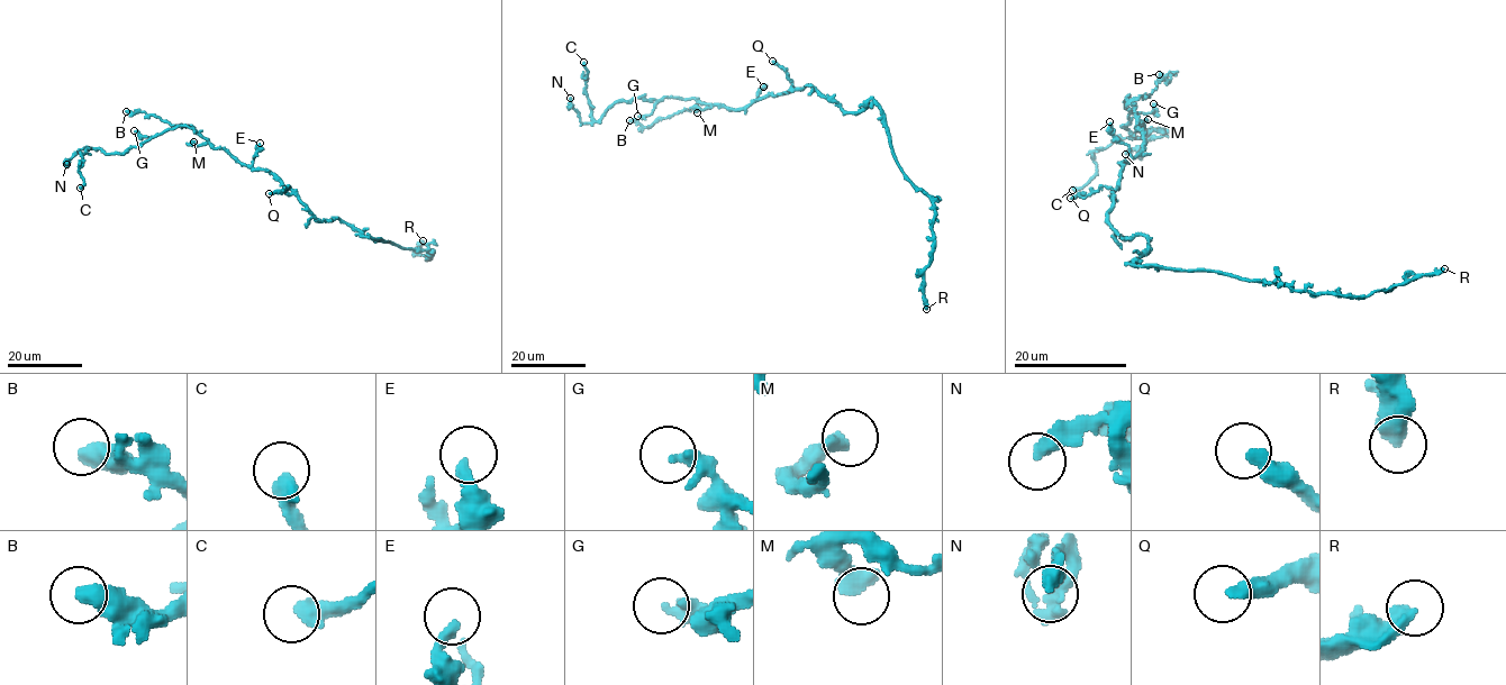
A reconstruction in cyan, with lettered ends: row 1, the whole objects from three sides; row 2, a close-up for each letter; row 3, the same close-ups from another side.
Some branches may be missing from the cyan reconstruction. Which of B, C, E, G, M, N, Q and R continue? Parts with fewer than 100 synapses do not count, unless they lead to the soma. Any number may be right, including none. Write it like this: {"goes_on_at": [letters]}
{"goes_on_at": ["R"]}

